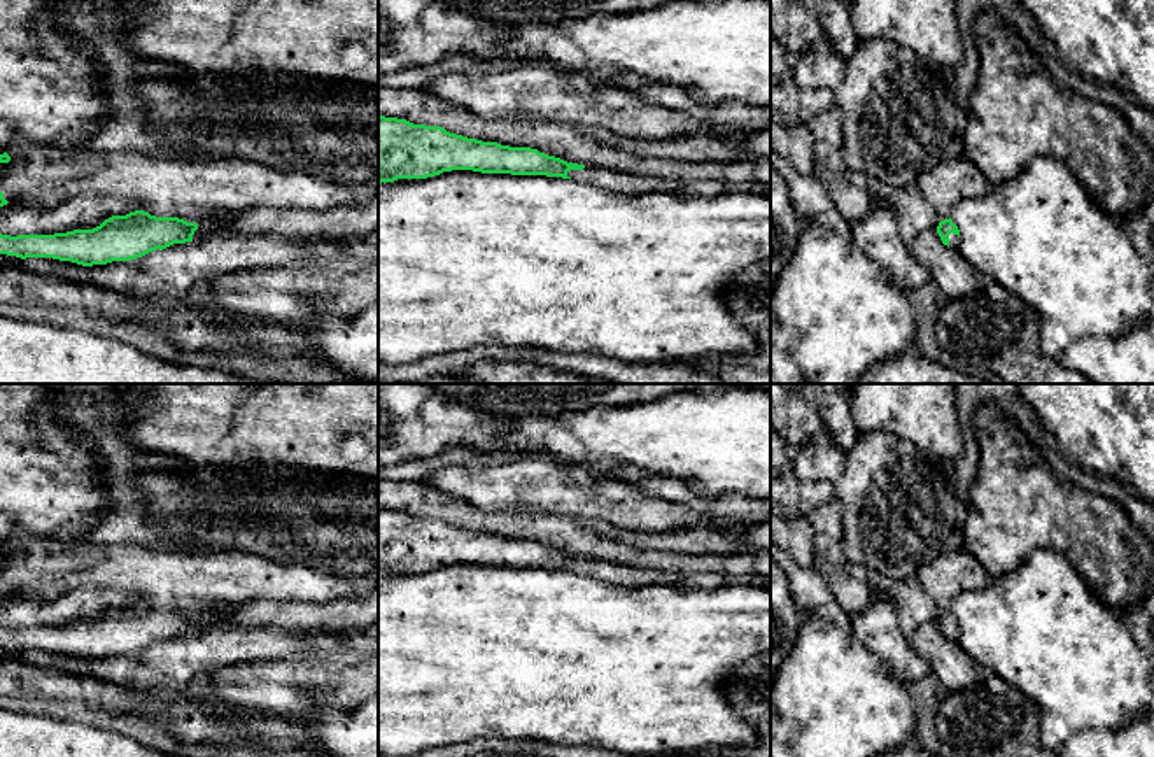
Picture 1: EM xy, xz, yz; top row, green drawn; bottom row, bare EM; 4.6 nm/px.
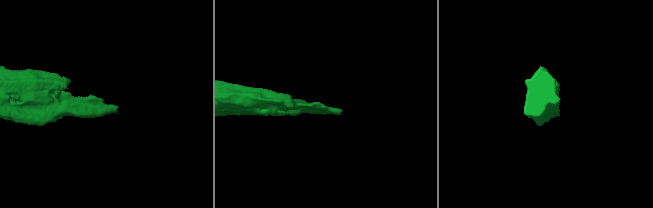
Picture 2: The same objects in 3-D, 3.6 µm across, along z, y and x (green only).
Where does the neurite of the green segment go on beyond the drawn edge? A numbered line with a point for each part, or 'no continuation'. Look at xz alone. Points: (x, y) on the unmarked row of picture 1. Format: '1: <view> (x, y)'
1: xz (620, 573)

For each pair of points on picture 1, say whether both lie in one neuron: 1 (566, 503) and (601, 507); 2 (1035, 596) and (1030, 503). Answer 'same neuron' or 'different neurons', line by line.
1: same neuron
2: different neurons

